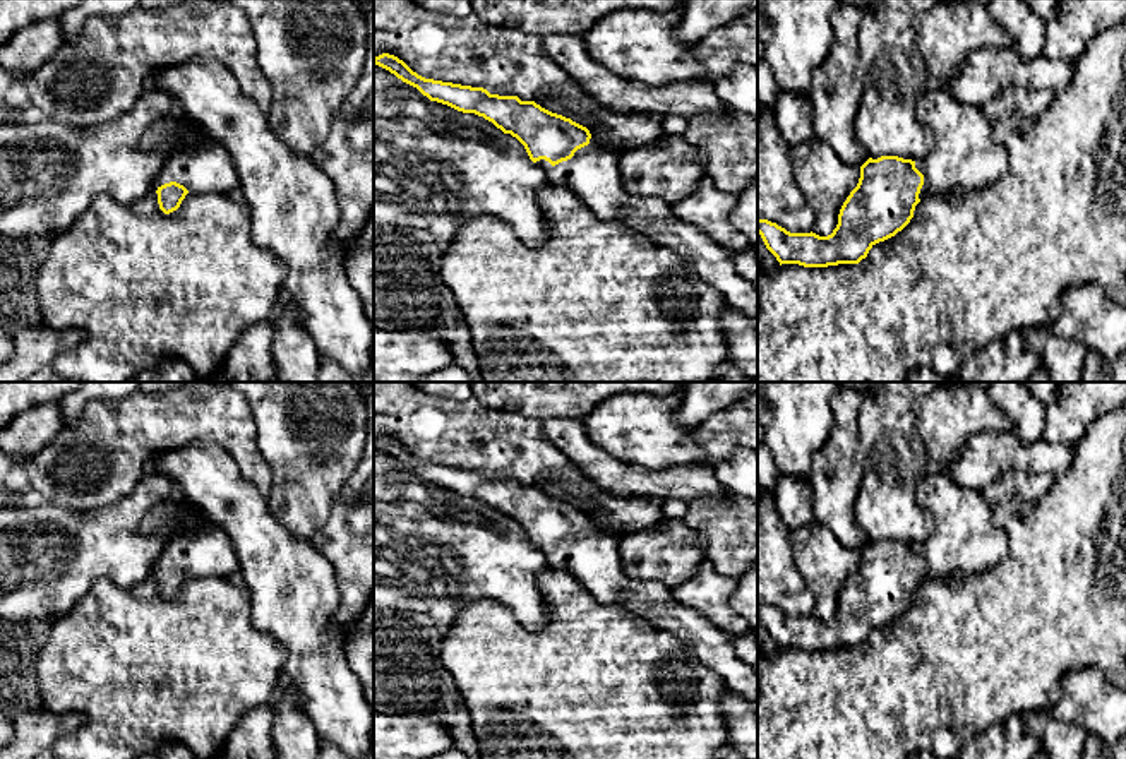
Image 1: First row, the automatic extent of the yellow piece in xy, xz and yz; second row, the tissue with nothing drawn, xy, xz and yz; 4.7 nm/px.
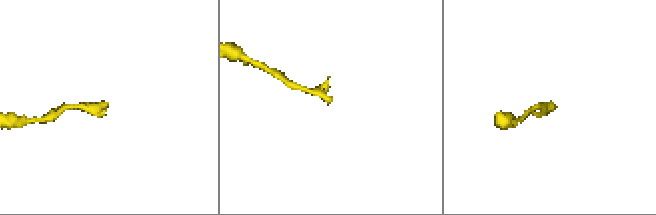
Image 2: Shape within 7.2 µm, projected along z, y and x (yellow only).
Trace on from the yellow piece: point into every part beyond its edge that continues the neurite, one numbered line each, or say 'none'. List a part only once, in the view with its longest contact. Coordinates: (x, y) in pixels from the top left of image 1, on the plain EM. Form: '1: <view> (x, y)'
1: xy (208, 552)

